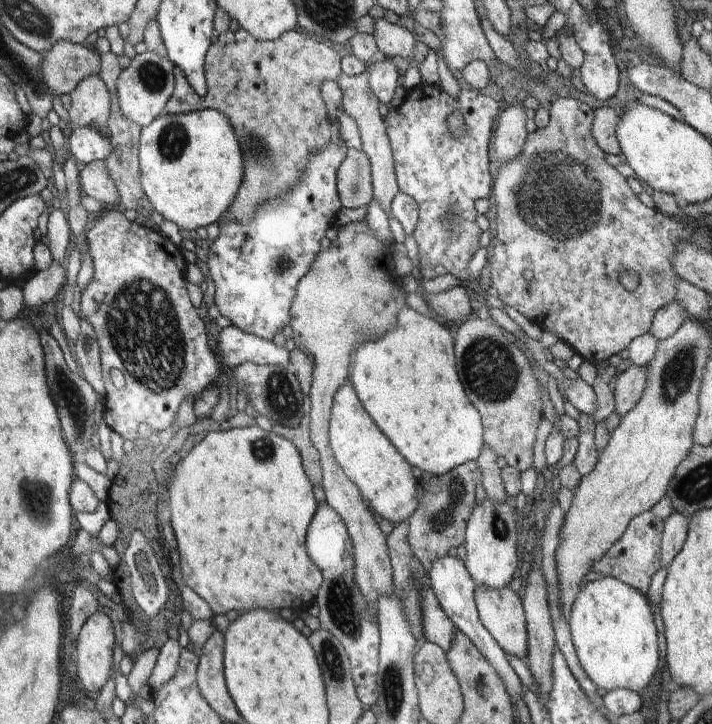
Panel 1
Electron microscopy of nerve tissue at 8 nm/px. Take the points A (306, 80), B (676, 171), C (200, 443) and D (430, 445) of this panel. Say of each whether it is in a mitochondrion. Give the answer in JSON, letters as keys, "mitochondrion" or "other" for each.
{"A":"other","B":"other","C":"other","D":"other"}

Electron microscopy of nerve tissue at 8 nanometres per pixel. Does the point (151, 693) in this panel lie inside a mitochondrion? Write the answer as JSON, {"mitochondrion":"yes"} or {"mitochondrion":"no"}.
{"mitochondrion":"no"}

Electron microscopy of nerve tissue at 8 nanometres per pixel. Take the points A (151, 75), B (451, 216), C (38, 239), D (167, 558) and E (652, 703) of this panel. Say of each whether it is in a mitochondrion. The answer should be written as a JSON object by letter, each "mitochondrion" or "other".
{"A":"mitochondrion","B":"mitochondrion","C":"other","D":"other","E":"other"}

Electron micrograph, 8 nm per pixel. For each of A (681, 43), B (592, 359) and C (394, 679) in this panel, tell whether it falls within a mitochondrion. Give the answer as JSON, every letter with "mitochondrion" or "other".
{"A":"other","B":"other","C":"mitochondrion"}

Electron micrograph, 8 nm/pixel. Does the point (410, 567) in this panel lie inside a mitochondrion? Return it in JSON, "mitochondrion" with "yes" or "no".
{"mitochondrion":"yes"}

